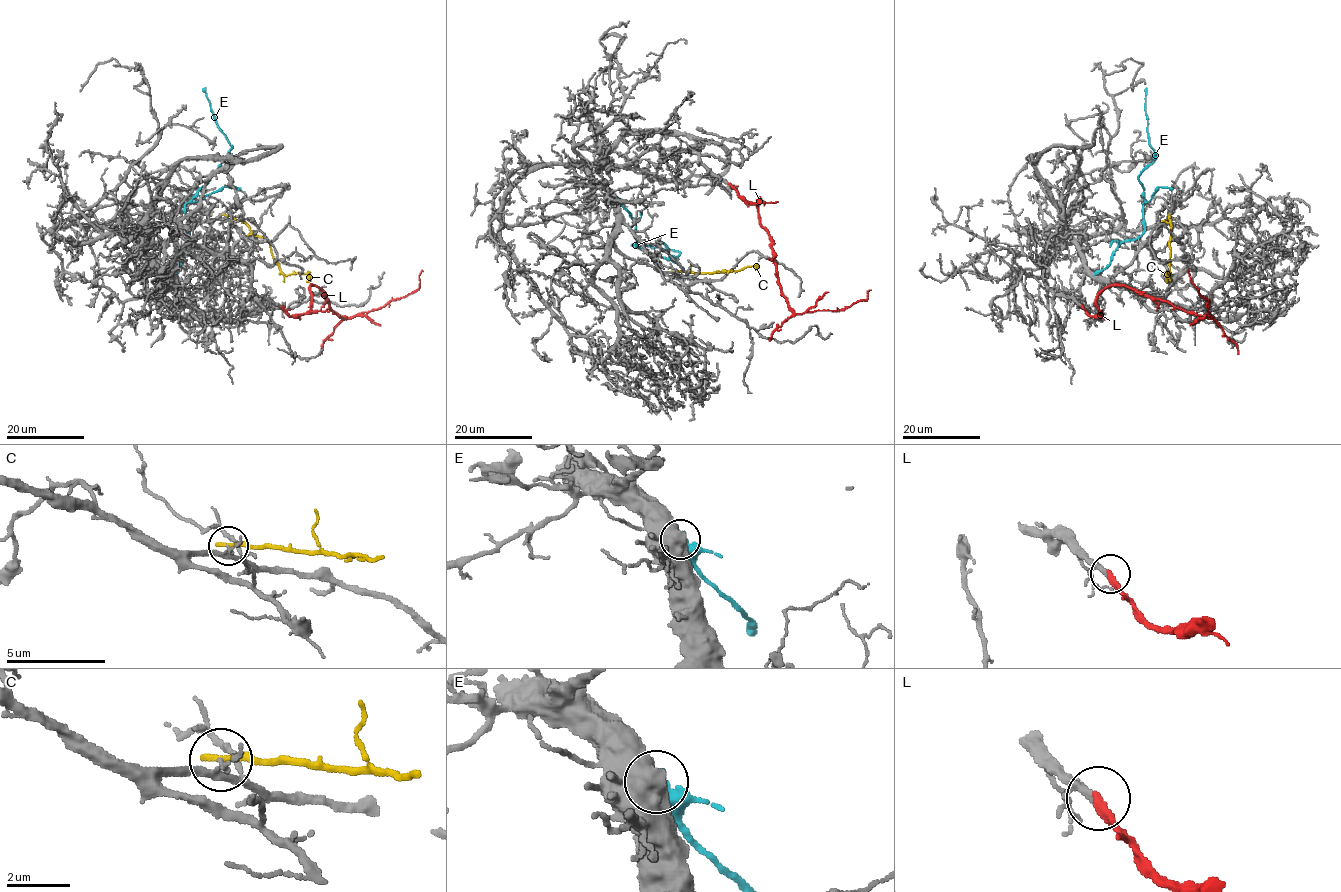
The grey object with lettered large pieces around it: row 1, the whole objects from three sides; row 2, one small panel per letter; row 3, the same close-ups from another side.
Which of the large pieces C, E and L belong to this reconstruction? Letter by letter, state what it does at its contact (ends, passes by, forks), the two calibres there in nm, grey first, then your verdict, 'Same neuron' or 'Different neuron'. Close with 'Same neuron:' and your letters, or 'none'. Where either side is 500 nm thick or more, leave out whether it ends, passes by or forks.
C: It ends there. Thickness 110 nm (grey) against 280 nm. Different neuron
E: Thickness 800 nm (grey) against 600 nm. Different neuron
L: It ends there. Thickness 280 nm (grey) against 280 nm. Same neuron
Same neuron: L

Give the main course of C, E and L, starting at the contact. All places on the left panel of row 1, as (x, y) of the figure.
C: (225, 215), (241, 220), (255, 234), (265, 237), (269, 243), (273, 260), (285, 275), (309, 272), (306, 282)
E: (167, 274), (180, 263), (188, 242), (189, 220), (185, 204), (218, 170), (231, 147), (218, 126), (202, 88)
L: (280, 305), (289, 316), (305, 314), (311, 285), (323, 291), (337, 316), (353, 318), (414, 292), (422, 270)

